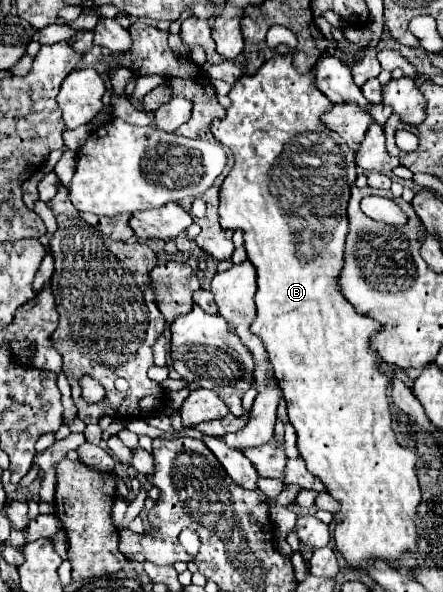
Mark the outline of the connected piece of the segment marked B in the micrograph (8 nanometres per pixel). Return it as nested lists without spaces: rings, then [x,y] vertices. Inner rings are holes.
[[[274,54],[268,62],[264,62],[256,74],[244,74],[236,80],[236,84],[230,90],[230,100],[232,106],[226,110],[226,116],[222,120],[214,120],[212,122],[212,134],[214,138],[228,146],[234,154],[234,166],[230,170],[230,174],[224,178],[222,188],[220,188],[220,226],[224,230],[242,230],[244,232],[244,246],[248,252],[248,260],[254,264],[256,274],[258,274],[258,292],[256,292],[256,318],[252,322],[252,332],[256,336],[260,336],[260,340],[264,342],[268,354],[270,354],[270,362],[274,366],[274,376],[278,378],[278,384],[284,392],[286,404],[288,404],[288,418],[290,424],[296,430],[298,436],[298,452],[300,456],[306,460],[306,468],[318,476],[324,486],[326,492],[340,502],[340,510],[334,514],[334,546],[336,550],[344,556],[344,560],[350,566],[366,566],[368,560],[386,560],[386,562],[396,562],[398,556],[412,556],[416,554],[416,546],[418,546],[418,530],[416,530],[416,506],[420,504],[420,486],[418,486],[418,478],[416,478],[416,462],[418,456],[400,446],[396,440],[396,432],[392,430],[392,414],[390,414],[390,400],[386,396],[386,390],[390,386],[390,372],[382,372],[382,364],[378,352],[370,346],[370,338],[374,332],[382,330],[382,324],[374,322],[374,318],[358,314],[354,310],[354,306],[350,306],[350,302],[346,302],[344,294],[338,290],[338,278],[342,272],[342,262],[344,262],[344,244],[346,244],[346,234],[348,234],[348,200],[350,200],[350,184],[354,184],[356,180],[356,162],[354,162],[354,152],[346,146],[346,142],[342,142],[342,138],[334,132],[330,132],[330,128],[326,128],[320,122],[320,116],[334,106],[316,86],[314,82],[314,74],[300,74],[296,72],[296,68],[292,66],[292,56],[282,56],[282,54]],[[298,246],[316,246],[316,256],[306,260],[298,254]]]

